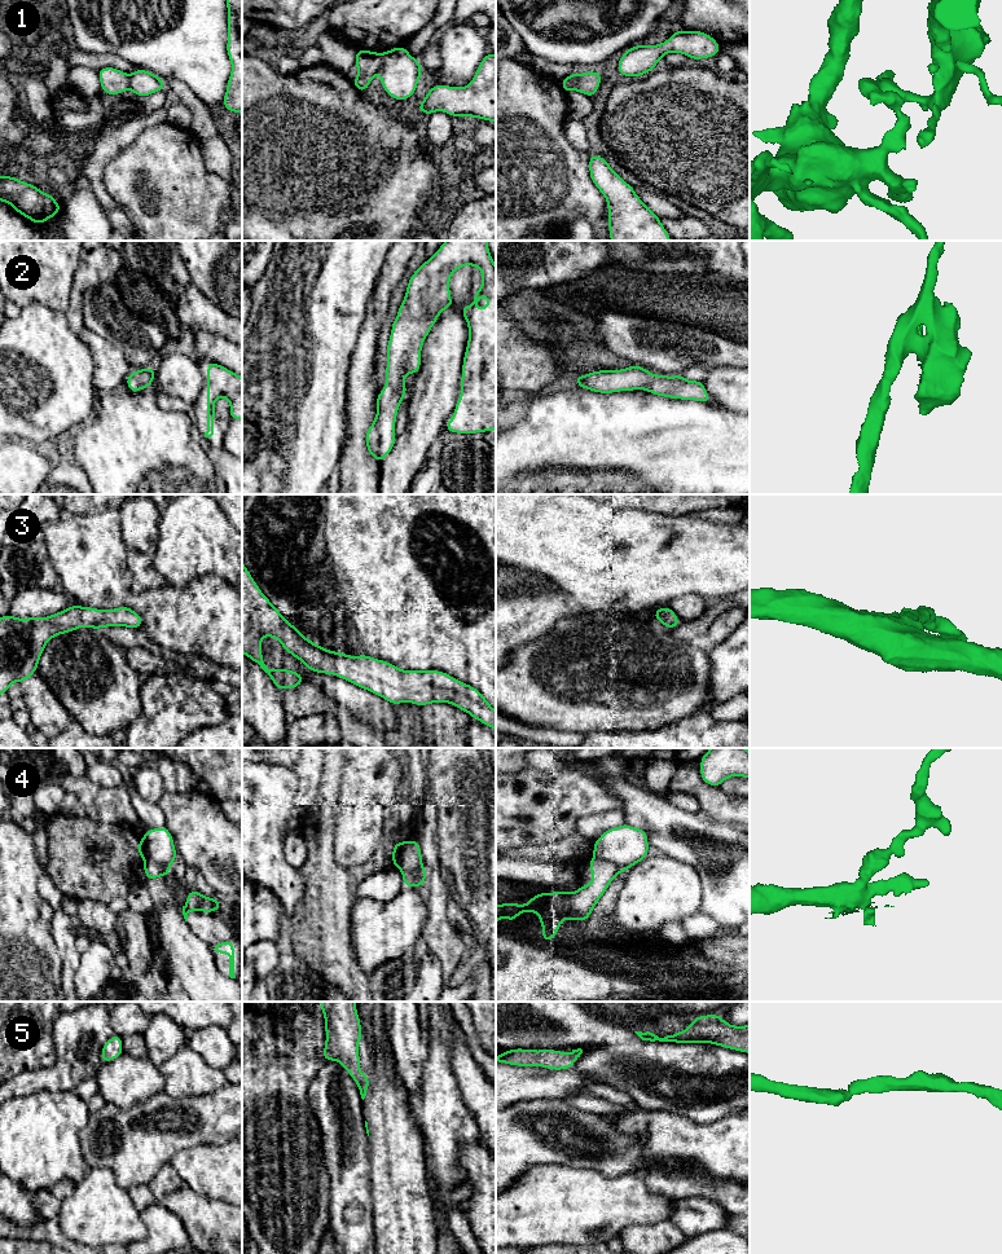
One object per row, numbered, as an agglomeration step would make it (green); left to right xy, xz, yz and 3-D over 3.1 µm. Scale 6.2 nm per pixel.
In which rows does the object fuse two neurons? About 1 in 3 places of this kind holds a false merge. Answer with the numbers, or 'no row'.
1, 4

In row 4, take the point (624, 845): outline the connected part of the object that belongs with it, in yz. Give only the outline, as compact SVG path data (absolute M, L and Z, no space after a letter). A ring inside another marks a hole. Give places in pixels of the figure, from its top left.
M625 823L605 831L593 844L596 858L616 864L623 872L647 858L647 832Z

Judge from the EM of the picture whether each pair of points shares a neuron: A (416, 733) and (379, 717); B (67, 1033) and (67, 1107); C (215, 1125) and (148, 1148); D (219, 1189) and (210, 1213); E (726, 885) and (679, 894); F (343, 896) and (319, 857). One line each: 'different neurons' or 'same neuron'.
A: different neurons
B: different neurons
C: same neuron
D: different neurons
E: different neurons
F: same neuron

